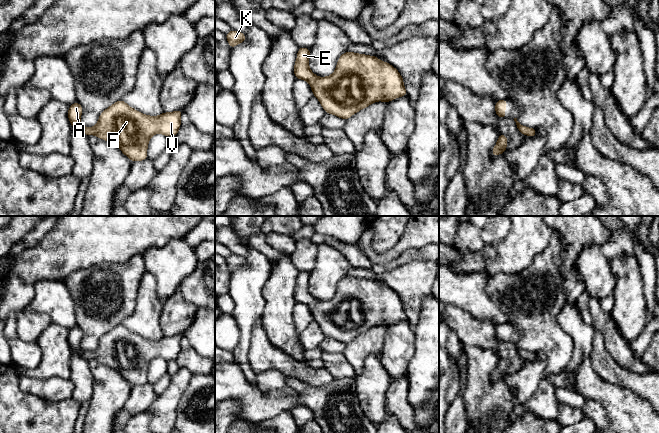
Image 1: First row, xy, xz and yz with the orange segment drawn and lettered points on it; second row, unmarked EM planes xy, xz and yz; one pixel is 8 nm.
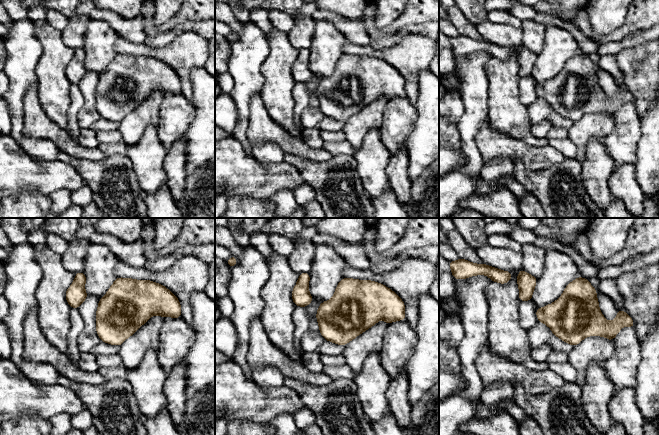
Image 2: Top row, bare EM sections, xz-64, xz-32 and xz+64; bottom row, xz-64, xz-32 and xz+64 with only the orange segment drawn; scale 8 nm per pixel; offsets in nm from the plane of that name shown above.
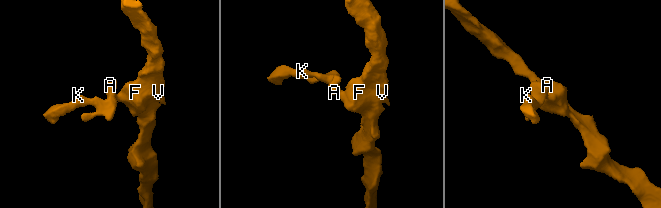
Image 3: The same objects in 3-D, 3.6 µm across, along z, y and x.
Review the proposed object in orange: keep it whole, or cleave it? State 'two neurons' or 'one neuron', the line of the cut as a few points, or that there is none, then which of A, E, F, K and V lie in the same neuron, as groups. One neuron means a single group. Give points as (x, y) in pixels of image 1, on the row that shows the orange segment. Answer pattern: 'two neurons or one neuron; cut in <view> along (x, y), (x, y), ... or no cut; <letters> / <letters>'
one neuron; no cut; A E F K V

